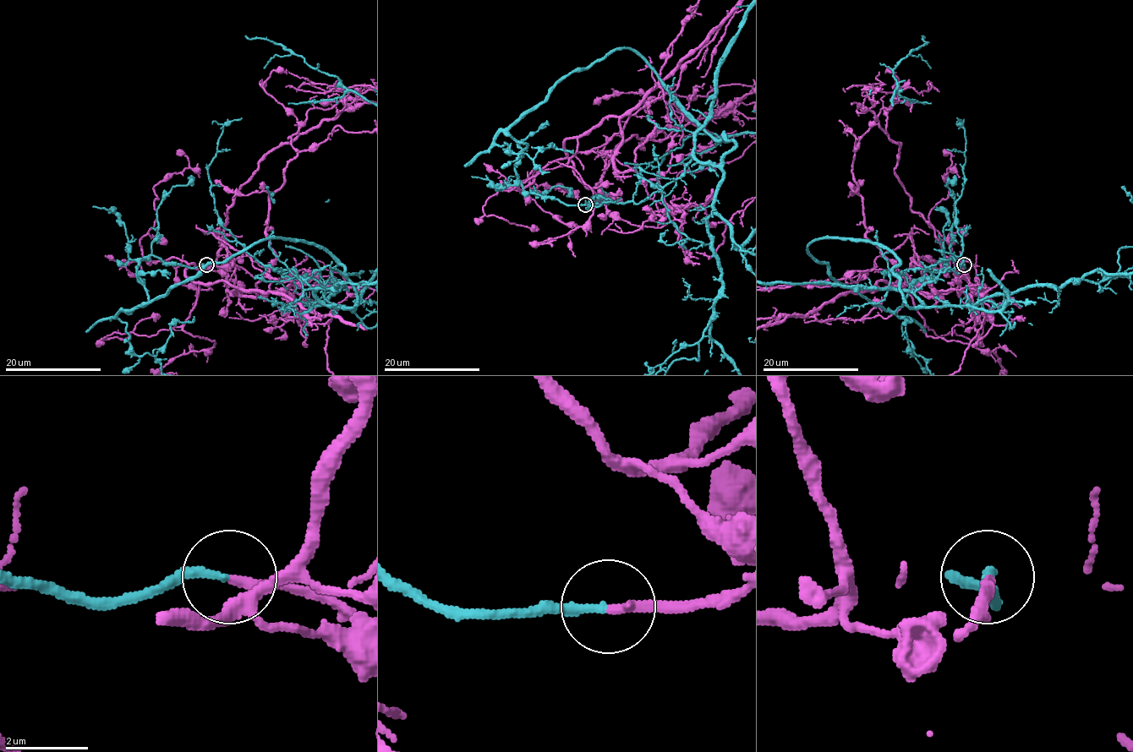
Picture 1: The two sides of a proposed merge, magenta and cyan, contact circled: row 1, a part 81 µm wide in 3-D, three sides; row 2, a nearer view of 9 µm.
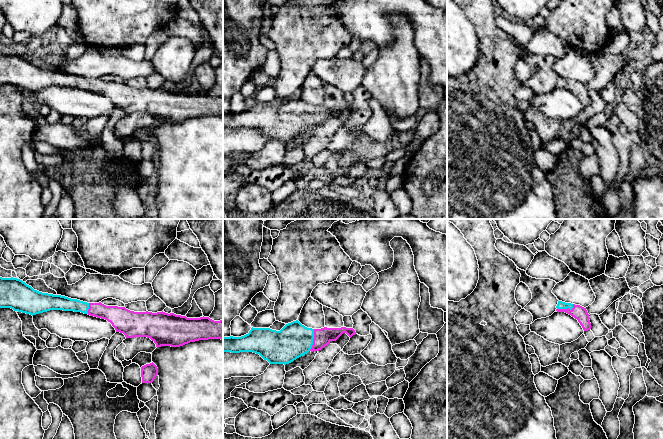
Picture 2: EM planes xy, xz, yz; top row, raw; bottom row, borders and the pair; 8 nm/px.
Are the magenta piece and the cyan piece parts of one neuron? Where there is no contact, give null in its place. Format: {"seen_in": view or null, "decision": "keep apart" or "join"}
{"seen_in": "xz", "decision": "keep apart"}

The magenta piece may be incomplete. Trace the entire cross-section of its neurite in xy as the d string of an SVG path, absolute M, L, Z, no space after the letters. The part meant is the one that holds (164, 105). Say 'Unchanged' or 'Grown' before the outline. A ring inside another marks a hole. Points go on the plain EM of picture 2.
Unchanged. M89 79L88 91L105 95L112 100L116 108L123 109L126 114L147 113L156 123L171 122L180 123L190 118L208 115L223 116L223 96L214 97L209 93L187 94L165 88L134 88L125 83L106 82L99 79Z

